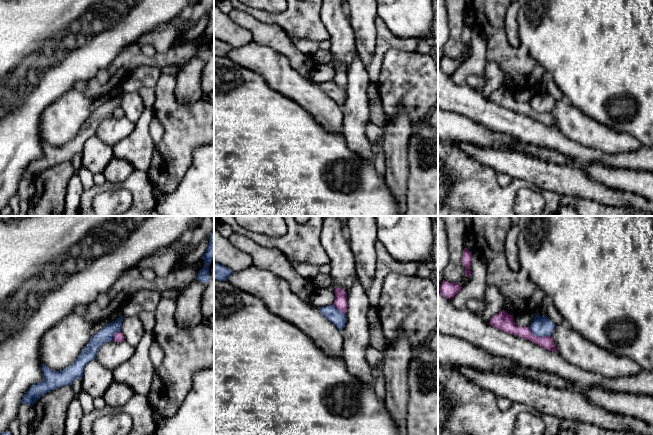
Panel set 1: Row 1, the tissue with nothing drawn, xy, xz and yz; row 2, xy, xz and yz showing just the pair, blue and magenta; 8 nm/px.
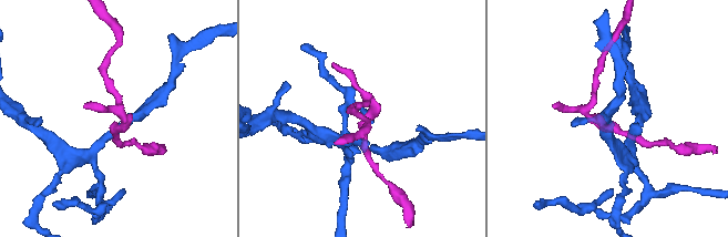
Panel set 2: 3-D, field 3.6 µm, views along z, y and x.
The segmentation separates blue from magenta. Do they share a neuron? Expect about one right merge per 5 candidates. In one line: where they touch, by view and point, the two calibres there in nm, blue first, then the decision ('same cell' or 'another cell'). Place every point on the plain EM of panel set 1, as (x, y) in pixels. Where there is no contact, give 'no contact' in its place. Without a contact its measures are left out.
meets blue in yz at (539, 112); 170 nm thick on the blue side, 100 nm on the other; another cell

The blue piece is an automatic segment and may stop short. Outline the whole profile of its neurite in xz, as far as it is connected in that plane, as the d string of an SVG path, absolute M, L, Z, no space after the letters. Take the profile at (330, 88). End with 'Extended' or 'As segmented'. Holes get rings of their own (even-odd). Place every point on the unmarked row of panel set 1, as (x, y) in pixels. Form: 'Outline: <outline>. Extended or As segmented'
Outline: M328 81L319 84L322 91L332 98L340 107L343 106L346 99L346 91L339 87L334 81Z. As segmented

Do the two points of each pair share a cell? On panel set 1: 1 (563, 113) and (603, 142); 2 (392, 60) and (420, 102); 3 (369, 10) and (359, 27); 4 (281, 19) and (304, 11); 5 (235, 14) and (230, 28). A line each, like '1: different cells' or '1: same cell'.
1: same cell
2: same cell
3: same cell
4: same cell
5: different cells

